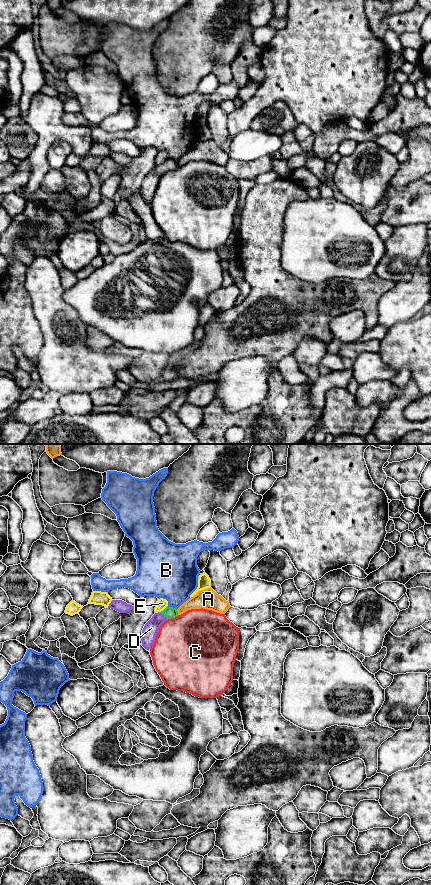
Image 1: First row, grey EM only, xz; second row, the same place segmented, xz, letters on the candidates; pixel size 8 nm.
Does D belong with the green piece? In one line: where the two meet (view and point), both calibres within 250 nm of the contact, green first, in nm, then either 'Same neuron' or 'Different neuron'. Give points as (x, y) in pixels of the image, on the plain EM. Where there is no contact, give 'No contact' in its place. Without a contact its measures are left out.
Touches green at xz (164, 167). Thickness 100 nm (green) against 120 nm. Same neuron

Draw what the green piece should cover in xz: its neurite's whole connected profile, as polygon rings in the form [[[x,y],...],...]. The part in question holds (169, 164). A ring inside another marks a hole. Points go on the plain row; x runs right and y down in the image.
[[[168,158],[163,163],[155,165],[152,170],[145,176],[142,182],[142,198],[145,201],[151,201],[159,184],[160,178],[168,171],[175,170],[177,168],[177,161]]]

